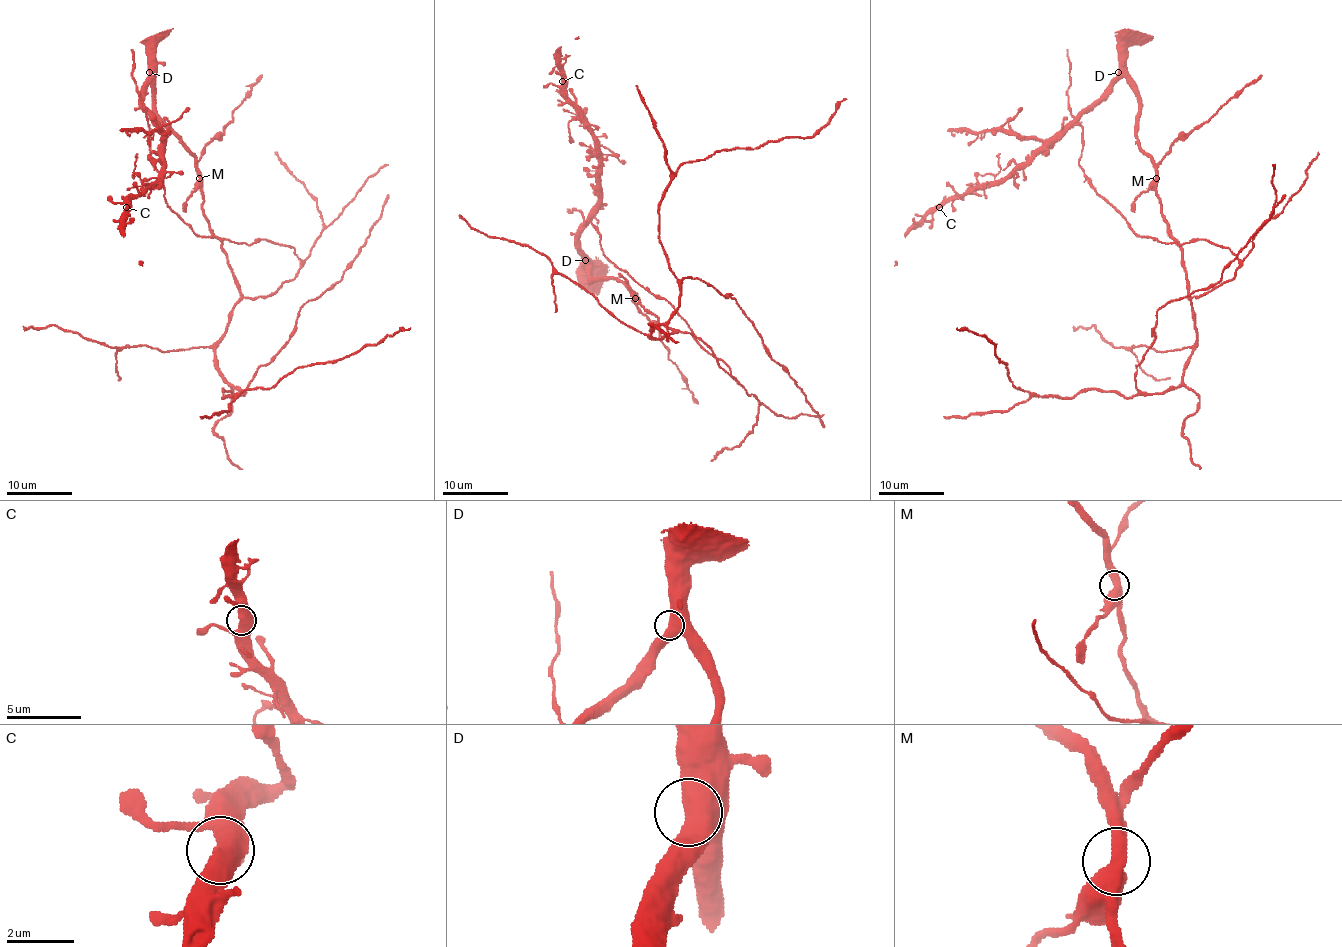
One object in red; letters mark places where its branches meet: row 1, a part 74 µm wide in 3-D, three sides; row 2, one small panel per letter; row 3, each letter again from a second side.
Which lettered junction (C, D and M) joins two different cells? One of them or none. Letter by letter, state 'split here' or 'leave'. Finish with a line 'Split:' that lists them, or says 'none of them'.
C: leave
D: leave
M: split here
Split: M

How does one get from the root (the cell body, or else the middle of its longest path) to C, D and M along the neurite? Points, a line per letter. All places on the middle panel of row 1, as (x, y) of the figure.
C: (663, 325), (621, 281), (592, 280), (579, 226), (598, 202), (598, 146), (562, 81)
D: (663, 325), (621, 281), (614, 278), (592, 280), (592, 272), (585, 260)
M: (663, 325), (635, 298)

